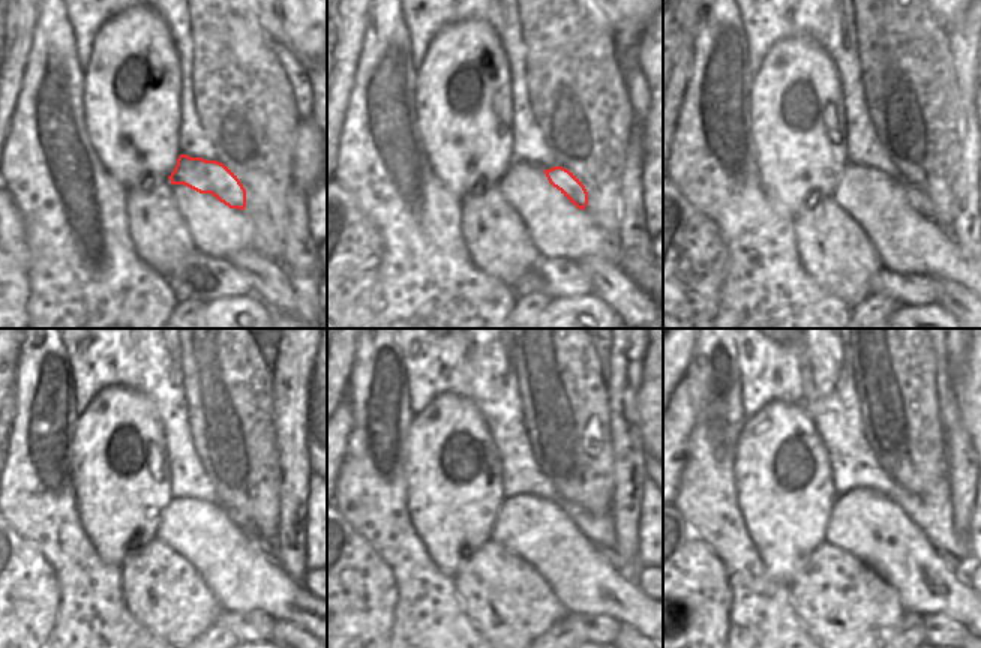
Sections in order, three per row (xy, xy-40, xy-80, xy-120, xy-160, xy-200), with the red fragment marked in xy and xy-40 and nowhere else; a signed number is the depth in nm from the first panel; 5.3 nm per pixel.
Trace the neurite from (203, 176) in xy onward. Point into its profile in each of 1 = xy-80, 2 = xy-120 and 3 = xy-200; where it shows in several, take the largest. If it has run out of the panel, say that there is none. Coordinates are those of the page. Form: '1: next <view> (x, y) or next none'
1: next xy-80 (918, 200)
2: next xy-120 (267, 548)
3: next xy-200 (960, 567)

